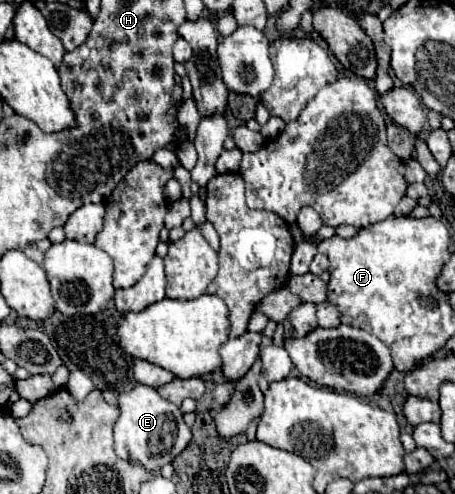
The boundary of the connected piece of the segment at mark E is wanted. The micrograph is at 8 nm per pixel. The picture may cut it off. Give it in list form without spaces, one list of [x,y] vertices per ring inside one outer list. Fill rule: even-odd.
[[[136,385],[132,391],[122,393],[118,397],[120,417],[114,425],[114,449],[122,459],[142,465],[146,471],[162,469],[170,465],[180,451],[184,451],[192,439],[190,427],[184,423],[180,409],[162,399],[156,389],[146,385]]]

